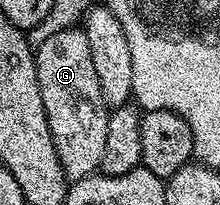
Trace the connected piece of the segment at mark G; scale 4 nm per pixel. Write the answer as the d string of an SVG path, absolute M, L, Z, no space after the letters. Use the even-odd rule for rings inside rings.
M79 26L62 29L39 43L34 54L38 89L42 89L42 105L46 109L46 121L62 161L62 169L72 181L97 174L102 153L106 149L110 108L104 104L86 33Z

